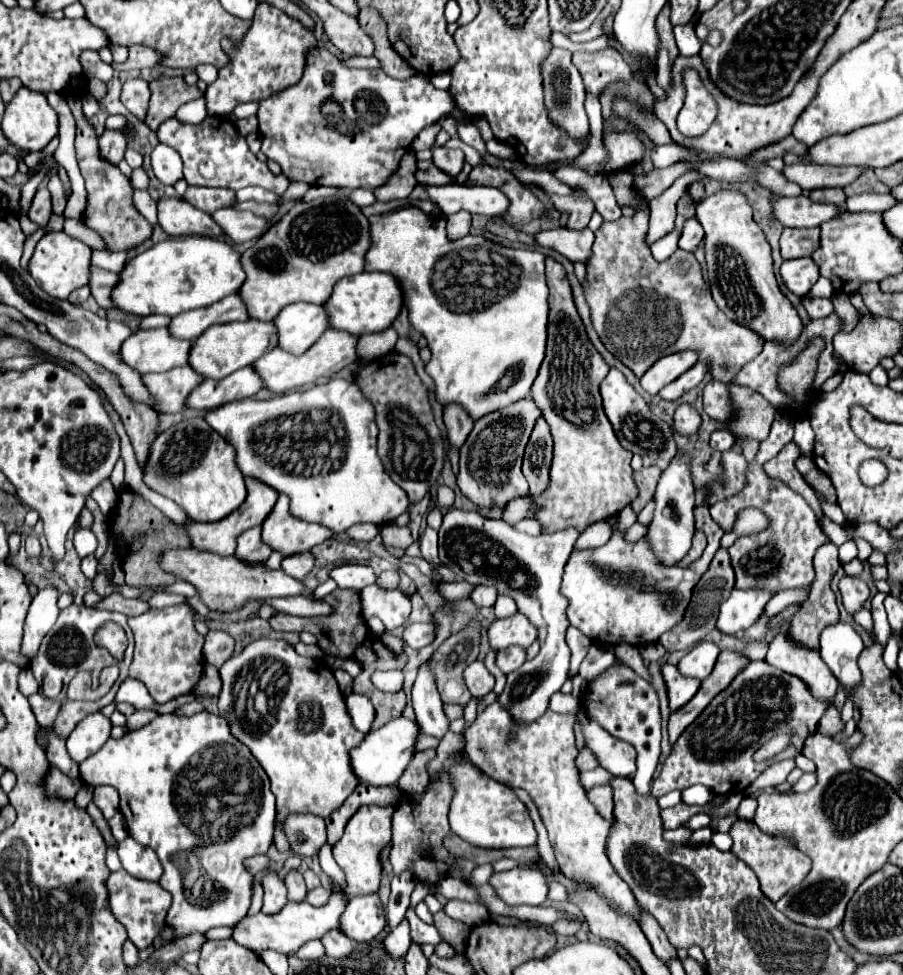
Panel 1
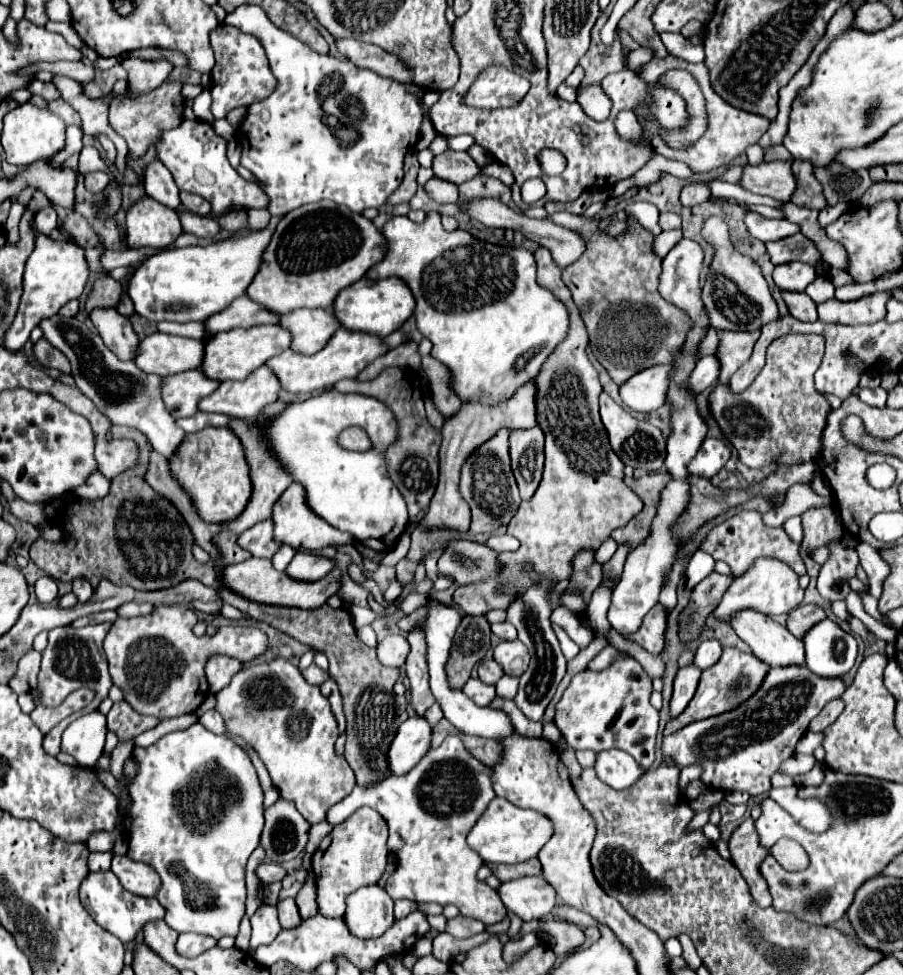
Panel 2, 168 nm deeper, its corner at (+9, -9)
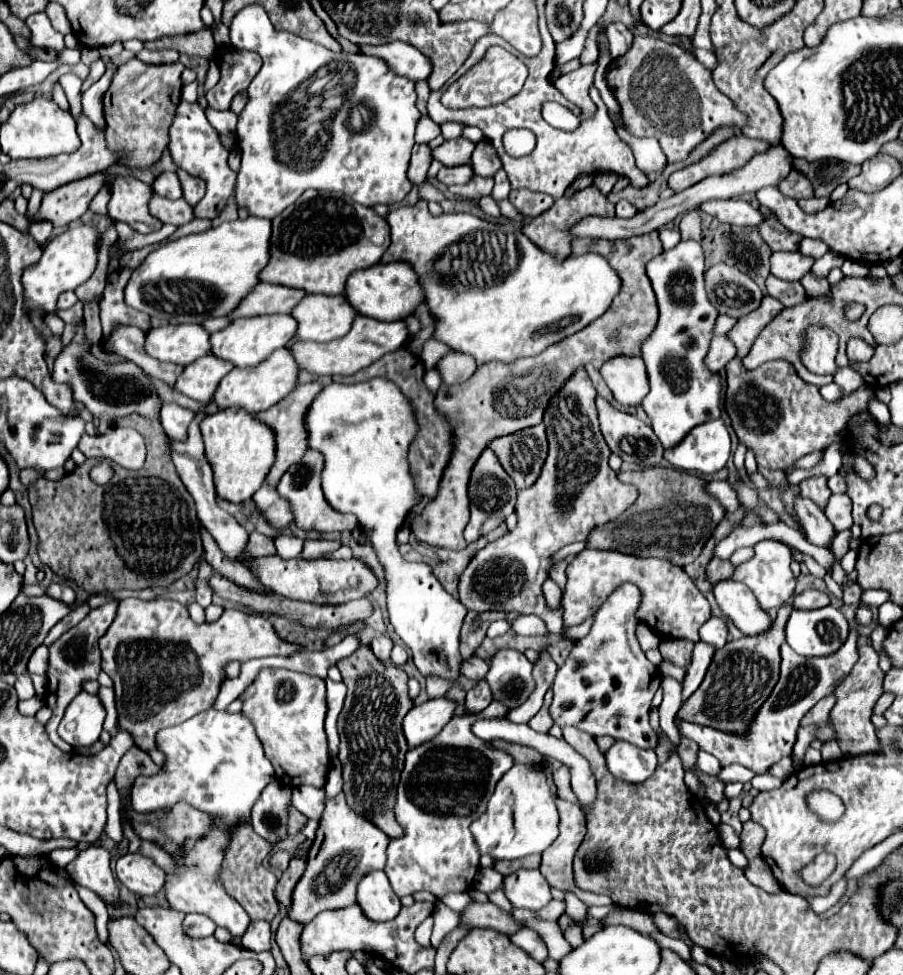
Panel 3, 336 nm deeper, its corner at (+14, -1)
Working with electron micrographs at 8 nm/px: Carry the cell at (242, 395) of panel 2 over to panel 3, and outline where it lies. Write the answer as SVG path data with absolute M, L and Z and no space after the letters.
M278 349L274 351L266 361L254 365L254 367L246 367L246 369L232 369L218 385L218 391L214 395L214 403L220 409L226 407L244 407L250 413L258 413L264 409L270 409L272 405L276 405L278 401L282 401L282 397L290 395L294 391L298 383L298 365L292 357L292 353L288 349Z

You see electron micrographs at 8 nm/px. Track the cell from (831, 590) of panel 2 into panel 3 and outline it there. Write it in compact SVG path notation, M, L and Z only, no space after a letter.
M796 497L794 499L794 513L802 525L802 529L806 531L806 539L814 545L828 545L828 541L834 535L834 527L832 523L826 519L824 511L818 509L818 505L814 505L814 501L806 499L806 497Z

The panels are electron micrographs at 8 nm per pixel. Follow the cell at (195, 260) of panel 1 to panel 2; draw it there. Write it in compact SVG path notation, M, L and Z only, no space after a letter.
M273 217L271 223L263 231L251 233L241 239L227 239L227 241L219 241L219 243L211 243L211 245L189 245L189 247L179 247L179 249L163 249L163 251L151 255L133 273L133 277L129 281L129 289L127 289L137 315L141 315L149 321L187 323L187 321L205 321L209 315L223 311L231 301L245 295L249 283L253 281L255 273L259 271L261 253L267 247L271 233L273 233L275 225L279 223L279 219L281 217Z

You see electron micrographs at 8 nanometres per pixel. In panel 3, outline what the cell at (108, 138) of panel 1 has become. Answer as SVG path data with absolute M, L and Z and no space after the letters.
M96 173L78 181L70 181L68 185L54 189L54 193L44 193L40 209L34 217L30 217L30 223L46 219L54 227L64 227L80 219L88 211L94 195L102 189L102 183L104 175Z

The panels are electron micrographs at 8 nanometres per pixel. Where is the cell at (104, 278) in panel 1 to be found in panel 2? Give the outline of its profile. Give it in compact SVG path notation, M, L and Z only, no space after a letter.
M97 307L89 313L89 319L95 325L95 329L99 331L105 345L121 361L133 359L133 353L135 353L139 339L137 339L127 317L119 315L113 307Z

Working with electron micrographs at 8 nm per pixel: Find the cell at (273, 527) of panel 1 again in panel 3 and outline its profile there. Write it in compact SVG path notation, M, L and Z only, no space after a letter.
M308 449L302 457L302 461L294 463L280 479L278 483L278 493L280 497L288 499L294 511L294 521L300 529L316 529L316 531L352 531L358 527L358 519L354 515L346 515L346 513L338 513L334 511L324 493L322 493L322 485L320 485L320 475L322 475L322 453L318 453L316 449Z

